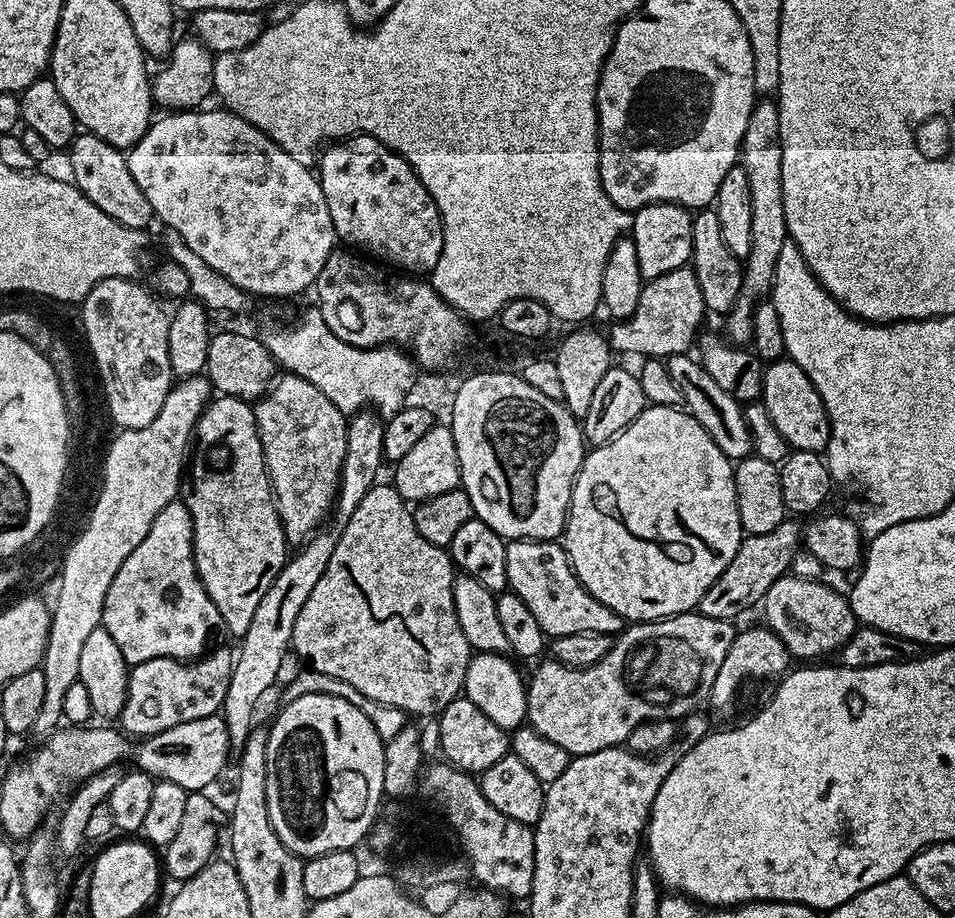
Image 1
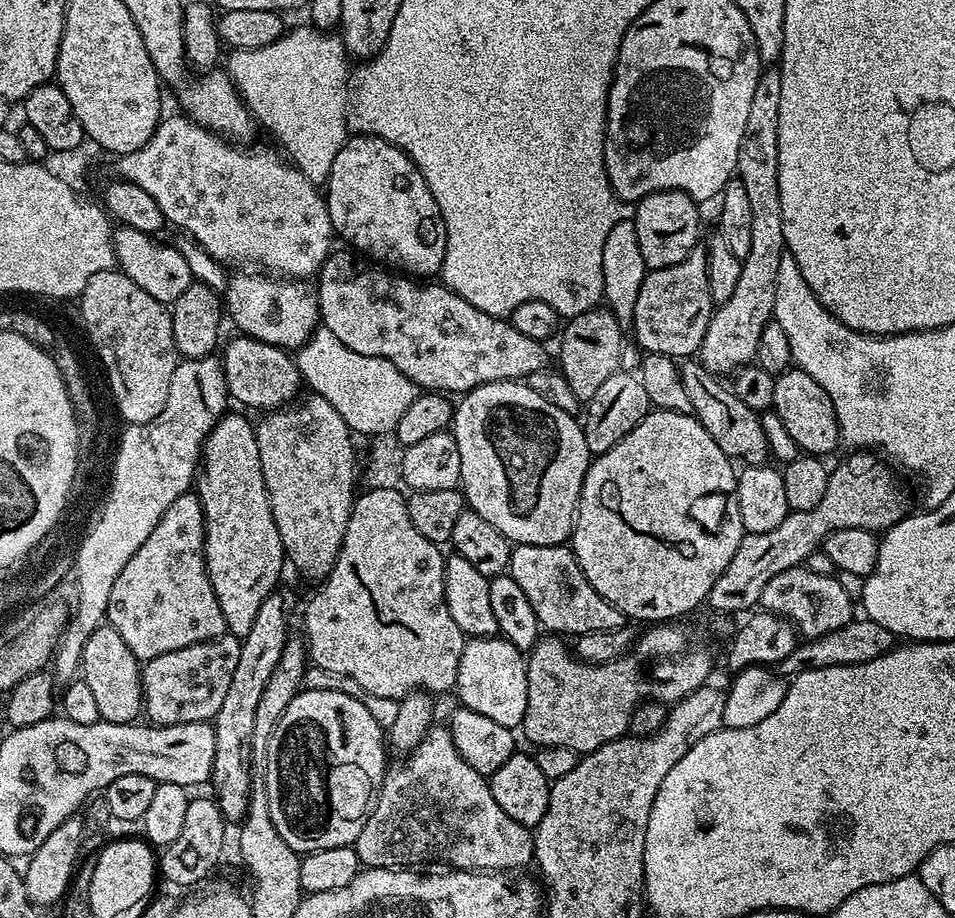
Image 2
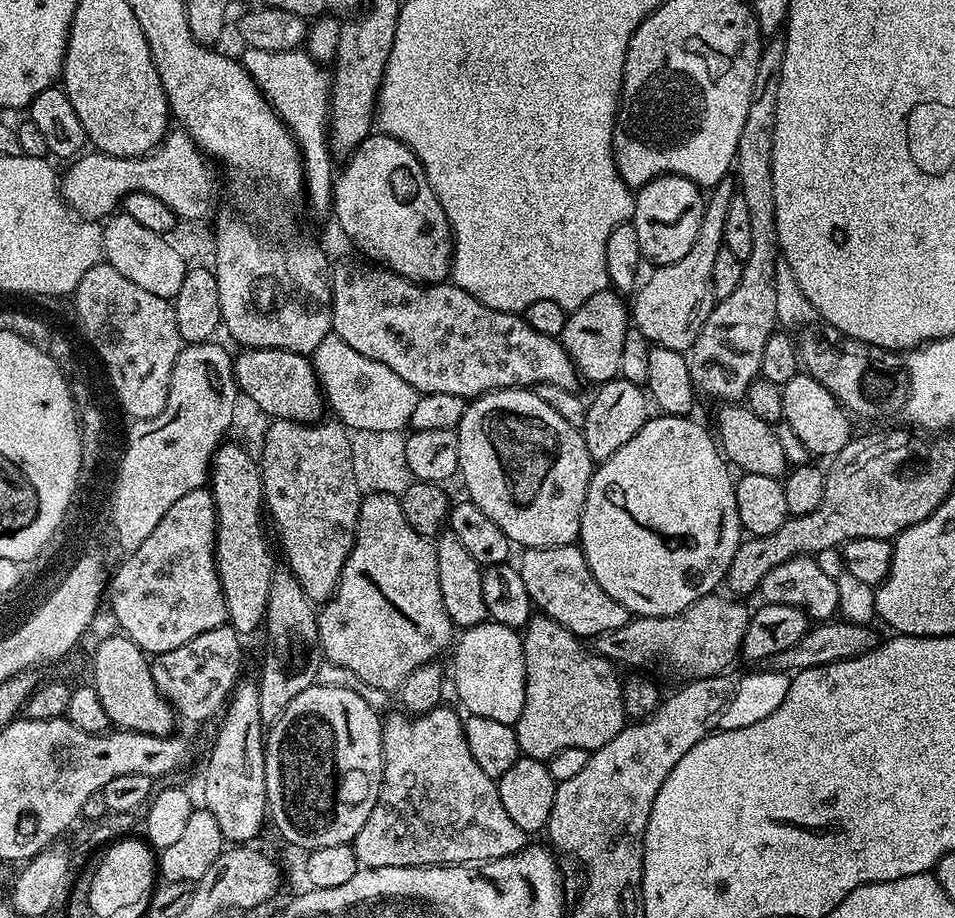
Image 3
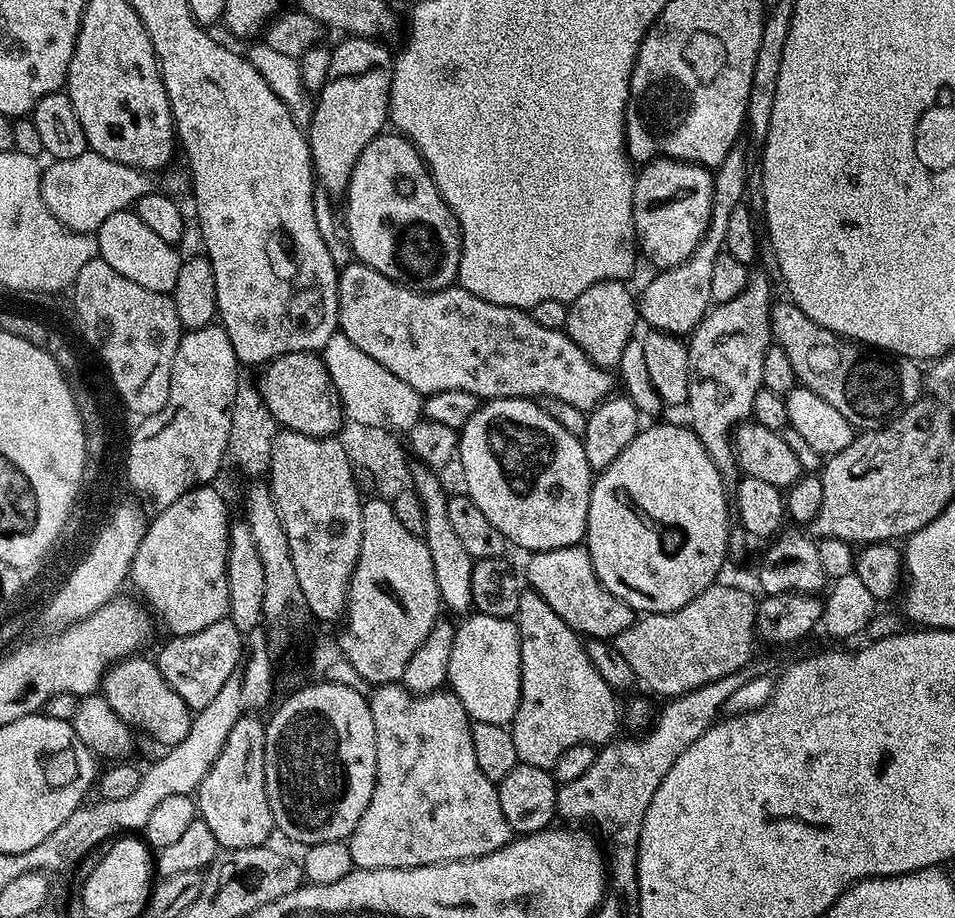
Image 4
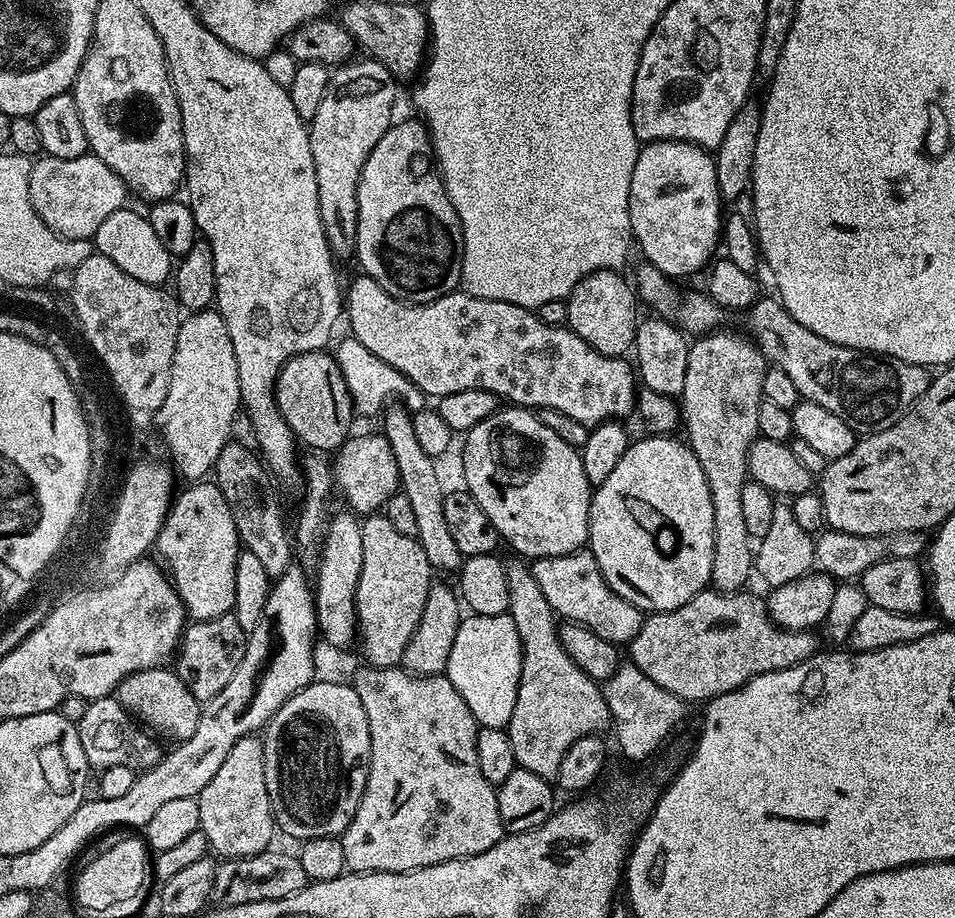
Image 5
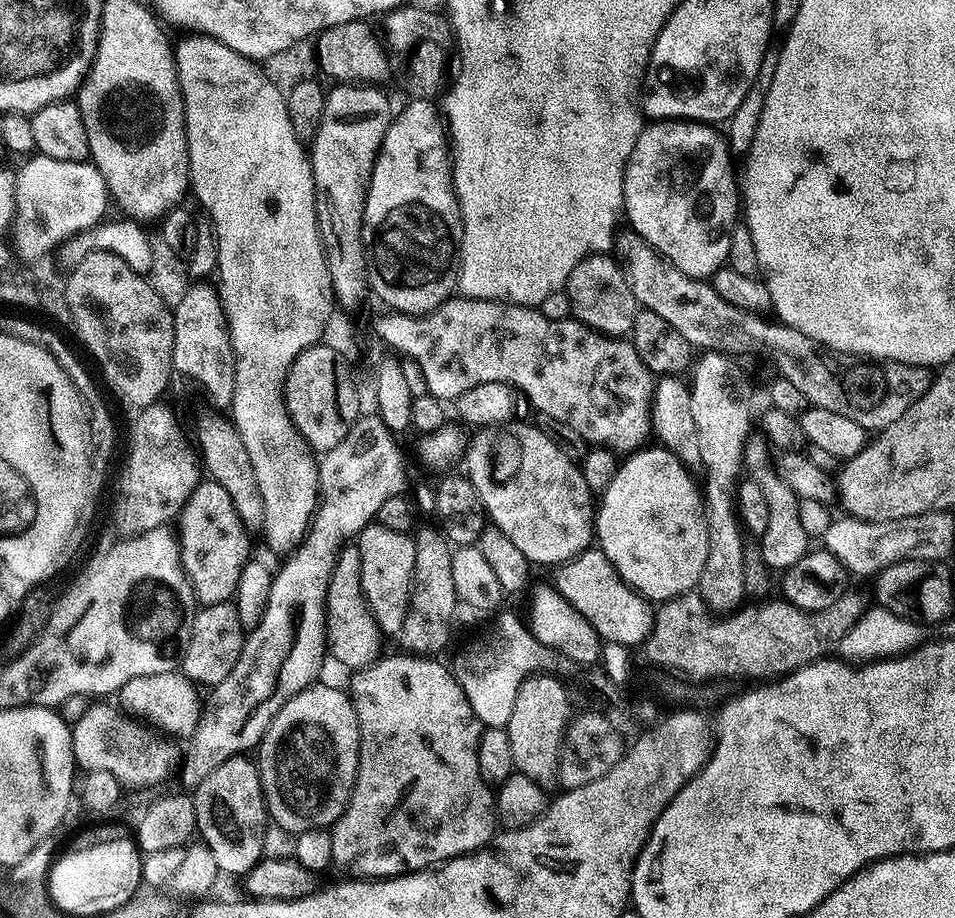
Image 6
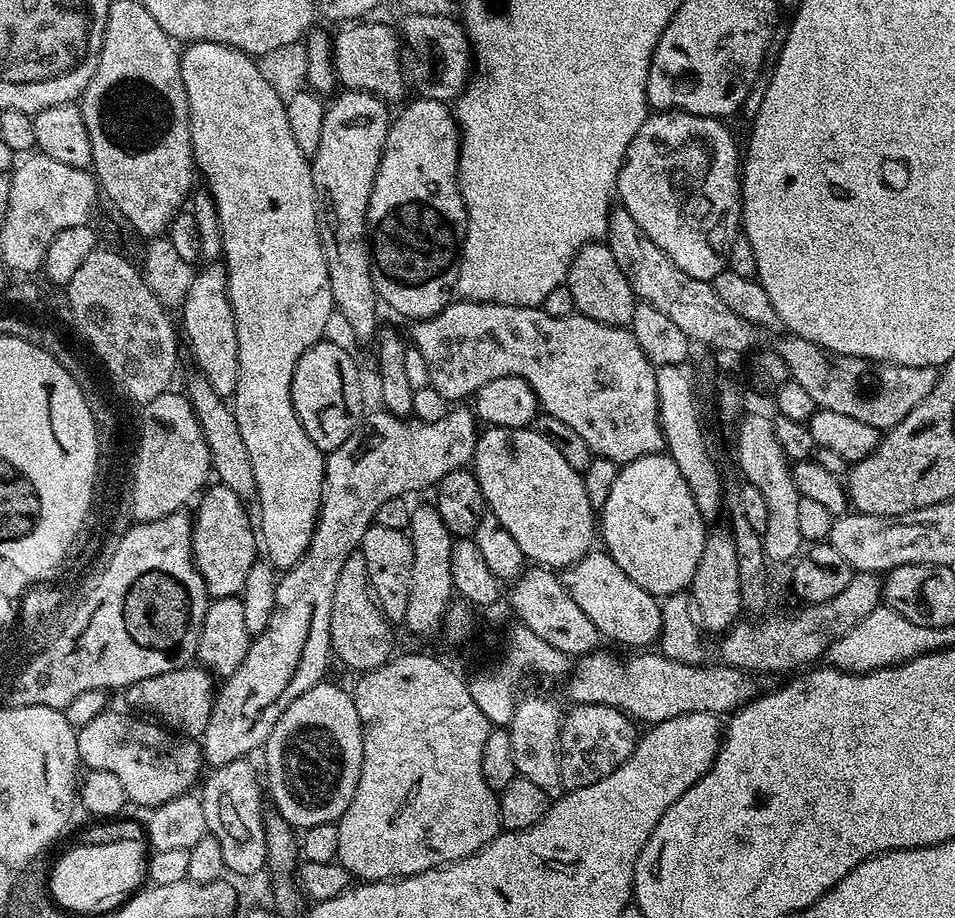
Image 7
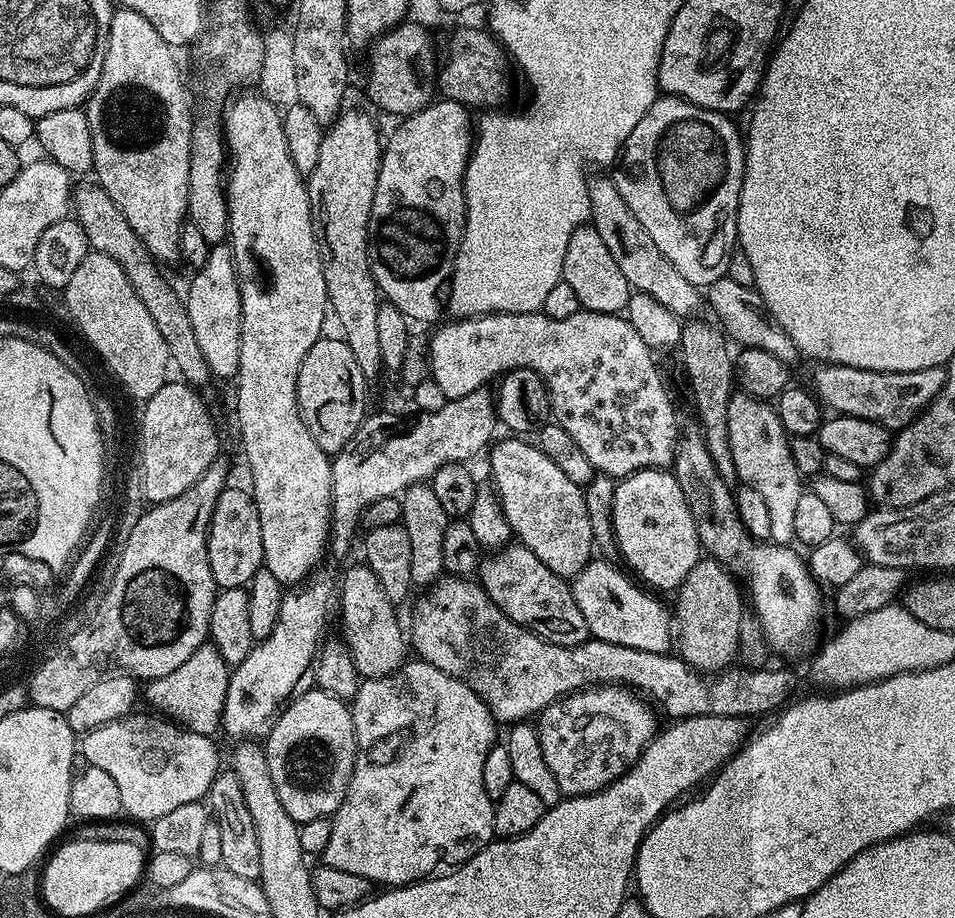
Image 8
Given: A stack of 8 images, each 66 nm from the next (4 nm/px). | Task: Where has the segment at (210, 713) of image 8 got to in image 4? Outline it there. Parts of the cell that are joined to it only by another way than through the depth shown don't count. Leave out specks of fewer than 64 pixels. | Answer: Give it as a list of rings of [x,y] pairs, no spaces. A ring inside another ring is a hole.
[[[129,657],[113,664],[101,681],[101,693],[107,704],[129,727],[146,732],[164,748],[178,745],[189,734],[193,713],[182,698],[175,694],[153,659]]]

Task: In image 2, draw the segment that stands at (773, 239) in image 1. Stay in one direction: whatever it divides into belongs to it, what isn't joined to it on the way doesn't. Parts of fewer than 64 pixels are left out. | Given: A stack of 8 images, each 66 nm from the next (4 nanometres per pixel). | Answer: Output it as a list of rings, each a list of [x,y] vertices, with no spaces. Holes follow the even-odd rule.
[[[768,66],[761,71],[746,130],[742,130],[742,146],[738,146],[735,175],[746,186],[750,201],[750,254],[740,261],[742,275],[734,285],[734,294],[713,311],[710,326],[698,359],[707,372],[735,373],[741,366],[753,363],[762,330],[774,320],[774,298],[778,294],[778,265],[786,254],[782,234],[782,194],[778,194],[778,105],[782,103],[782,78],[779,67]]]

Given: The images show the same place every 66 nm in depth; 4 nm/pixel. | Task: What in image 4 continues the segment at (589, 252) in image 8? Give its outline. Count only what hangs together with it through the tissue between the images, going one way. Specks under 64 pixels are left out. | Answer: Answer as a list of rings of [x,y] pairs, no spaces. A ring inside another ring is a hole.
[[[603,280],[583,294],[578,294],[568,305],[568,317],[563,326],[573,342],[600,368],[615,369],[622,358],[622,350],[626,350],[626,342],[637,335],[638,300],[628,289],[629,285],[622,280]]]

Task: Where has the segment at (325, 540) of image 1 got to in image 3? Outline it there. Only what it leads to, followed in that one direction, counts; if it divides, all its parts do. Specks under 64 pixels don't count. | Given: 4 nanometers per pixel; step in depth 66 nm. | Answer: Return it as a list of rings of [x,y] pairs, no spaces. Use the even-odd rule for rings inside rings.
[[[241,679],[219,717],[220,729],[216,741],[208,752],[208,765],[204,768],[203,807],[214,814],[225,841],[252,842],[268,816],[266,798],[266,758],[264,742],[266,726],[258,714],[259,683],[255,679]]]

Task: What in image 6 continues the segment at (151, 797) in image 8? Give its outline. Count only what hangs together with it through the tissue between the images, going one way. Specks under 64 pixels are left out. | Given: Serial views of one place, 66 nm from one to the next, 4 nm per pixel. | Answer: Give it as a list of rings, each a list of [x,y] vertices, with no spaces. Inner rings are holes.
[[[108,702],[93,703],[86,714],[71,725],[72,745],[74,746],[74,758],[81,769],[93,772],[94,770],[110,770],[121,785],[132,788],[152,788],[160,784],[176,768],[176,763],[181,763],[182,752],[171,744],[173,741],[167,735],[153,730],[147,723],[125,714],[119,707],[111,708]]]

